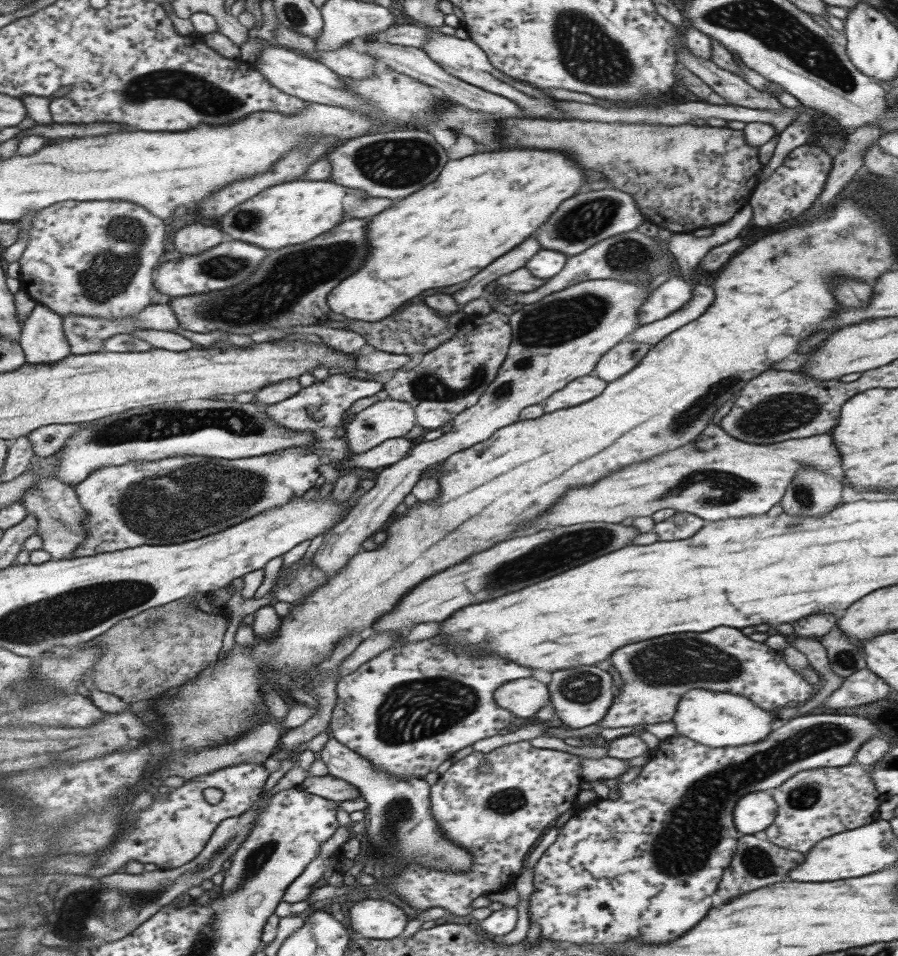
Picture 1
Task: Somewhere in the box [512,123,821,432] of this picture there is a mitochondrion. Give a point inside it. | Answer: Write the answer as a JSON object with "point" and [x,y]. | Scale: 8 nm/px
{"point":[587,219]}

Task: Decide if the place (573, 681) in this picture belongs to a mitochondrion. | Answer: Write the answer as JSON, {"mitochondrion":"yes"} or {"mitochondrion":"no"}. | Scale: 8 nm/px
{"mitochondrion":"yes"}

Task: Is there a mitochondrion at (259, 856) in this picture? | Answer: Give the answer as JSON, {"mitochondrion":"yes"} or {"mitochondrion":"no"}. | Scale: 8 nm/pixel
{"mitochondrion":"yes"}

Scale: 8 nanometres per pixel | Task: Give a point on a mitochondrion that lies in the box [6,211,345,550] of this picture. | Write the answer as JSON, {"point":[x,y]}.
{"point":[161,507]}

